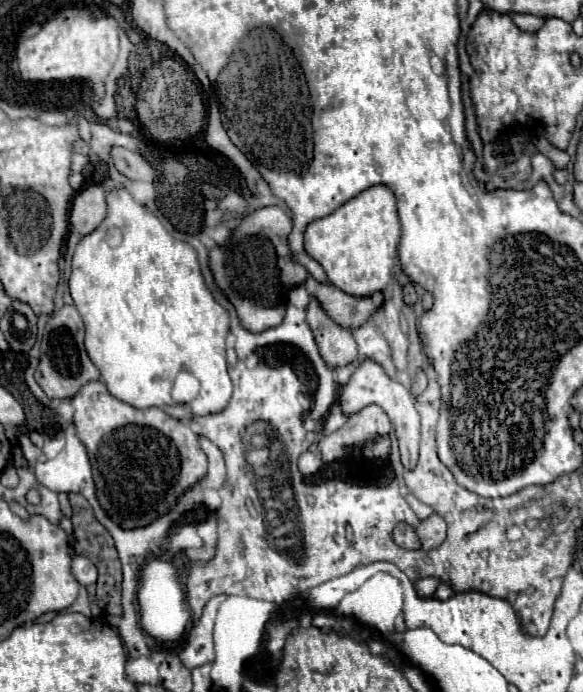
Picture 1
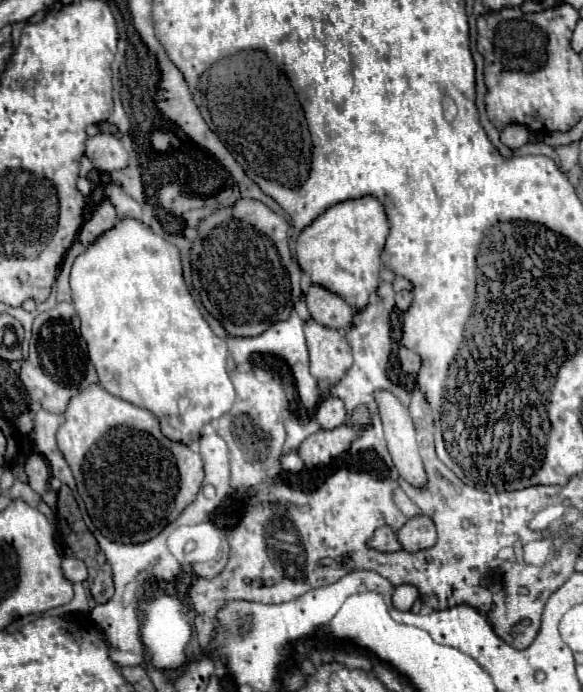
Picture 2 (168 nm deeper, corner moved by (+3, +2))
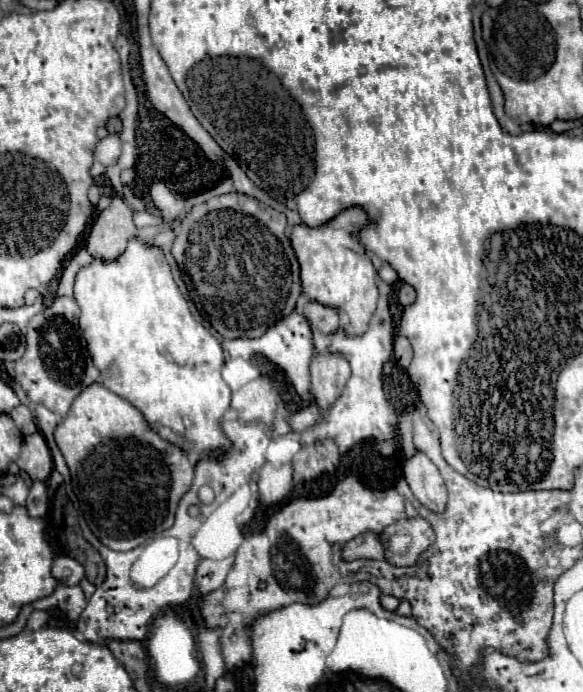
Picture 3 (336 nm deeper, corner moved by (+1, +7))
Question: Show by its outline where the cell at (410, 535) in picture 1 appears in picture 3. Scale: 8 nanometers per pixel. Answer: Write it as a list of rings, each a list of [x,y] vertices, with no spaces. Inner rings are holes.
[[[364,532],[360,536],[356,536],[354,540],[350,540],[344,546],[342,552],[344,560],[352,560],[352,558],[372,558],[372,560],[384,560],[384,544],[380,540],[380,534],[376,532]]]

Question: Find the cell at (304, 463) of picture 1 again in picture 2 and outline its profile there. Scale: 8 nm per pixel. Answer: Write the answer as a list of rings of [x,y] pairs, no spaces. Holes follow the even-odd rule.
[[[288,453],[288,455],[284,455],[284,457],[280,459],[280,465],[282,465],[282,469],[292,471],[292,473],[298,473],[298,471],[304,469],[304,463],[302,463],[302,459],[300,459],[296,453]]]

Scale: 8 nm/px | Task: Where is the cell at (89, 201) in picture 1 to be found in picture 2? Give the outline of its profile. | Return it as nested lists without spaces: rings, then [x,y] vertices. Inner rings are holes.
[[[102,201],[98,205],[98,209],[92,213],[92,217],[82,225],[80,235],[78,235],[80,243],[84,247],[88,247],[90,243],[94,243],[94,239],[98,239],[106,231],[110,231],[116,223],[118,223],[118,213],[116,213],[114,205],[110,201]]]

